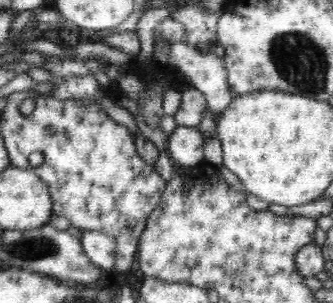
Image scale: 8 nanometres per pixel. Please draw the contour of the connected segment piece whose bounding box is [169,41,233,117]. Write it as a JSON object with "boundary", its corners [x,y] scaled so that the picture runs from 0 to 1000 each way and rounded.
{"boundary":[[[547,139],[511,142],[508,198],[511,211],[529,218],[574,271],[577,284],[595,294],[619,327],[622,353],[658,386],[661,373],[685,356],[697,330],[691,314],[691,281],[685,281],[685,248],[679,248],[679,215],[661,172],[604,175],[583,152]]]}

